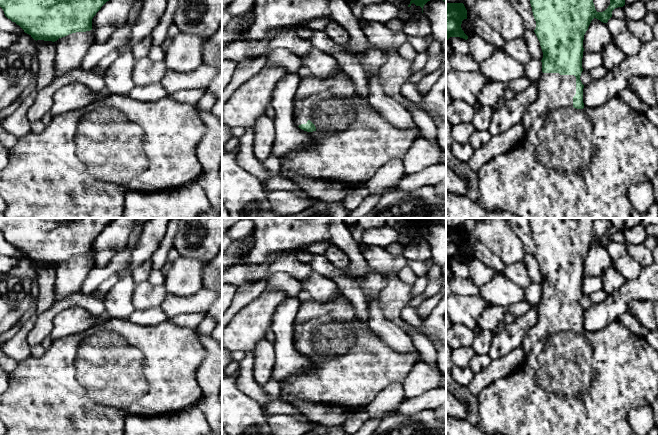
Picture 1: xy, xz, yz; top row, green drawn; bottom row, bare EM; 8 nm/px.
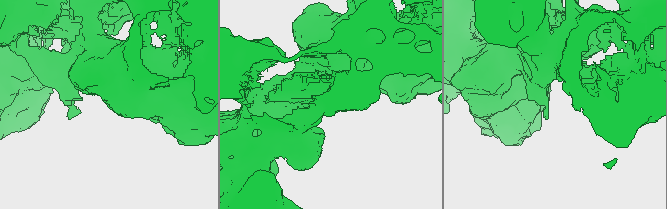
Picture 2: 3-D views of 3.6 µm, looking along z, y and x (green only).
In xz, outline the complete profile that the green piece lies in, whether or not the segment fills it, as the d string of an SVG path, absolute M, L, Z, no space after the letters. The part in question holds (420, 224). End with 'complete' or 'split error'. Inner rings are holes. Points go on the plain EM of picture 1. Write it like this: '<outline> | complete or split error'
M412 218L411 225L408 231L410 231L412 227L414 227L416 230L420 230L422 232L423 237L424 229L434 222L440 222L444 226L446 226L446 218Z | complete

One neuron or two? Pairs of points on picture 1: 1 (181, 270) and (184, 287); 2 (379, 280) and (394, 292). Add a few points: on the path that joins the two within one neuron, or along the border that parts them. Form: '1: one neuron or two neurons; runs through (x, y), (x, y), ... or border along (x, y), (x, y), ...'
1: one neuron; runs through (181, 274), (182, 283)
2: two neurons; border along (380, 272), (385, 277), (386, 284), (378, 291)

